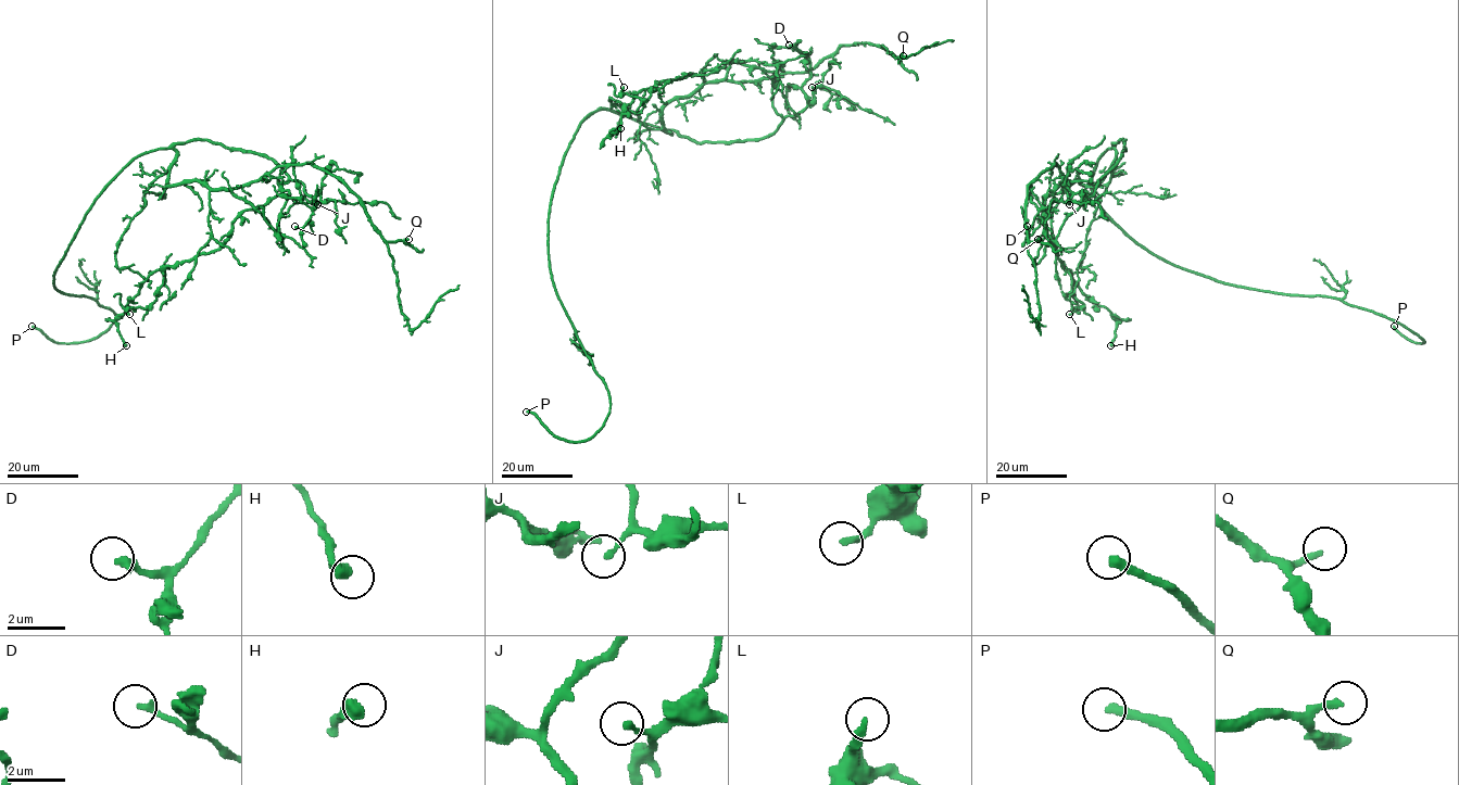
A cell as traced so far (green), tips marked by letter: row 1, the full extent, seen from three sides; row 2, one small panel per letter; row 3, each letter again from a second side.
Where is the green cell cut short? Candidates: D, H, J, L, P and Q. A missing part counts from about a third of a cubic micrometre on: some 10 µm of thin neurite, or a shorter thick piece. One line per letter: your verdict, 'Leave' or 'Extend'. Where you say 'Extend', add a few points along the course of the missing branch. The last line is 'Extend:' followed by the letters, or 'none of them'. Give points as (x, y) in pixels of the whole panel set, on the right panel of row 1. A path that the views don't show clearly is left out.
D: Leave
H: Leave
J: Leave
L: Leave
P: Extend
Q: Extend. Course of what is missing: (1038, 239), (1033, 242), (1034, 250), (1054, 232), (1055, 220), (1065, 230), (1099, 230)
Extend: P, Q

